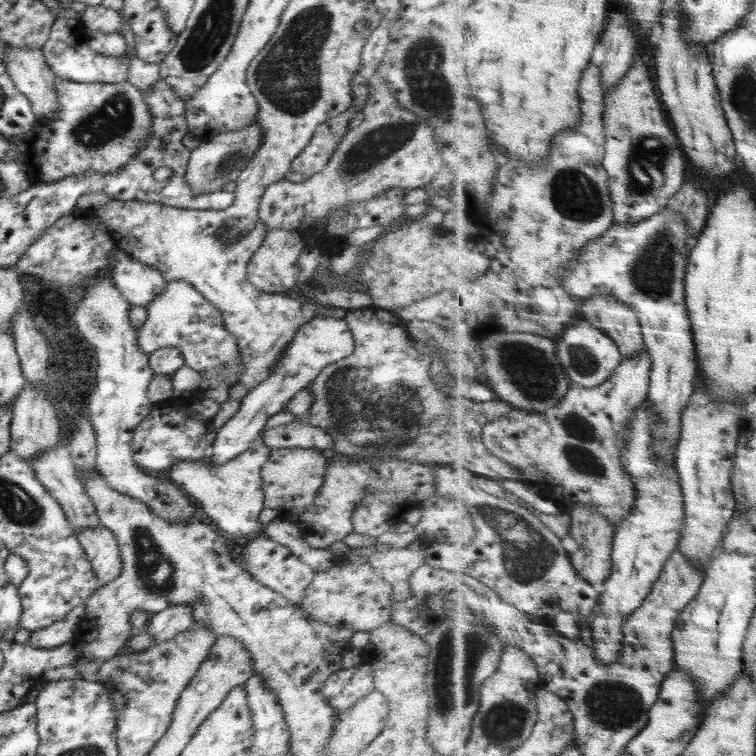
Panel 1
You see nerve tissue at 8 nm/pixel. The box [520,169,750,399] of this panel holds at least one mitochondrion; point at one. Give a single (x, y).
(652, 272)

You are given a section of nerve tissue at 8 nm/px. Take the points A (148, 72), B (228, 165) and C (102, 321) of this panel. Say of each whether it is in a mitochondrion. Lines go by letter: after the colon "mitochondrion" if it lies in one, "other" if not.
A: other
B: mitochondrion
C: mitochondrion

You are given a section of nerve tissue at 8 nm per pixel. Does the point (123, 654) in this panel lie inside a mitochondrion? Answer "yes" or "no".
no

